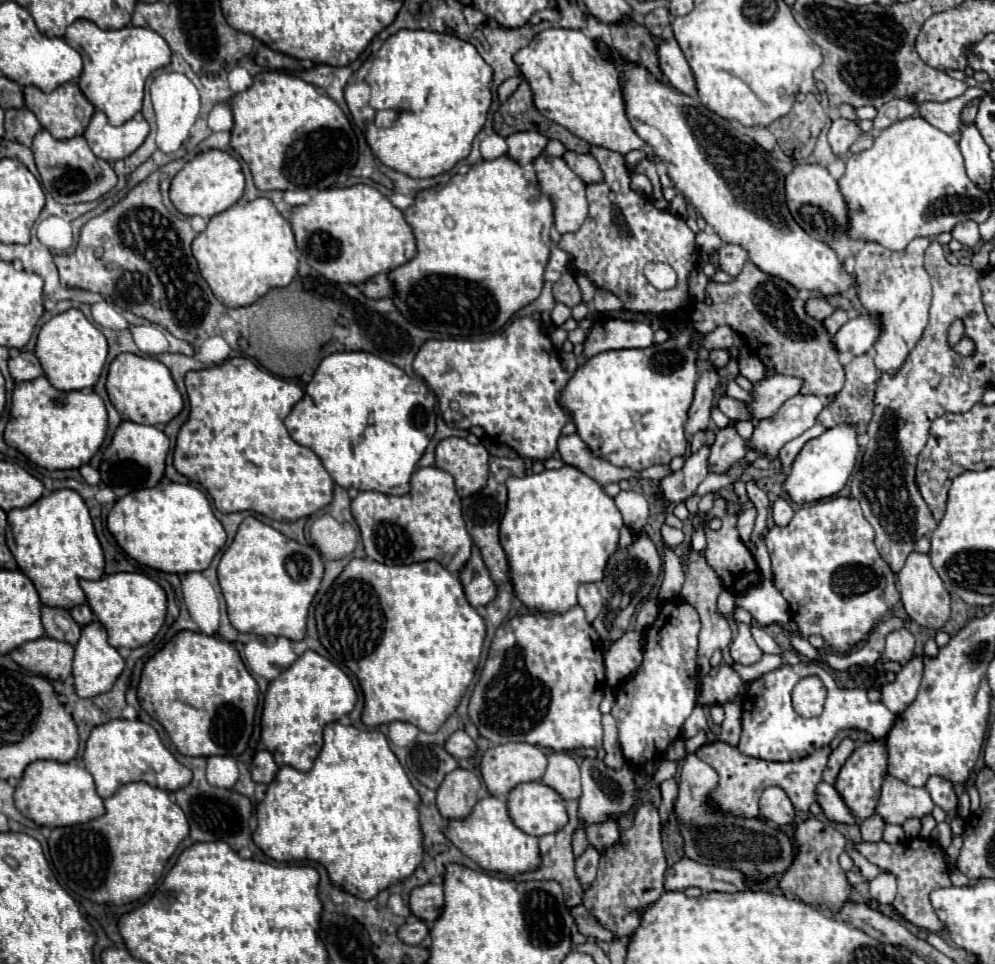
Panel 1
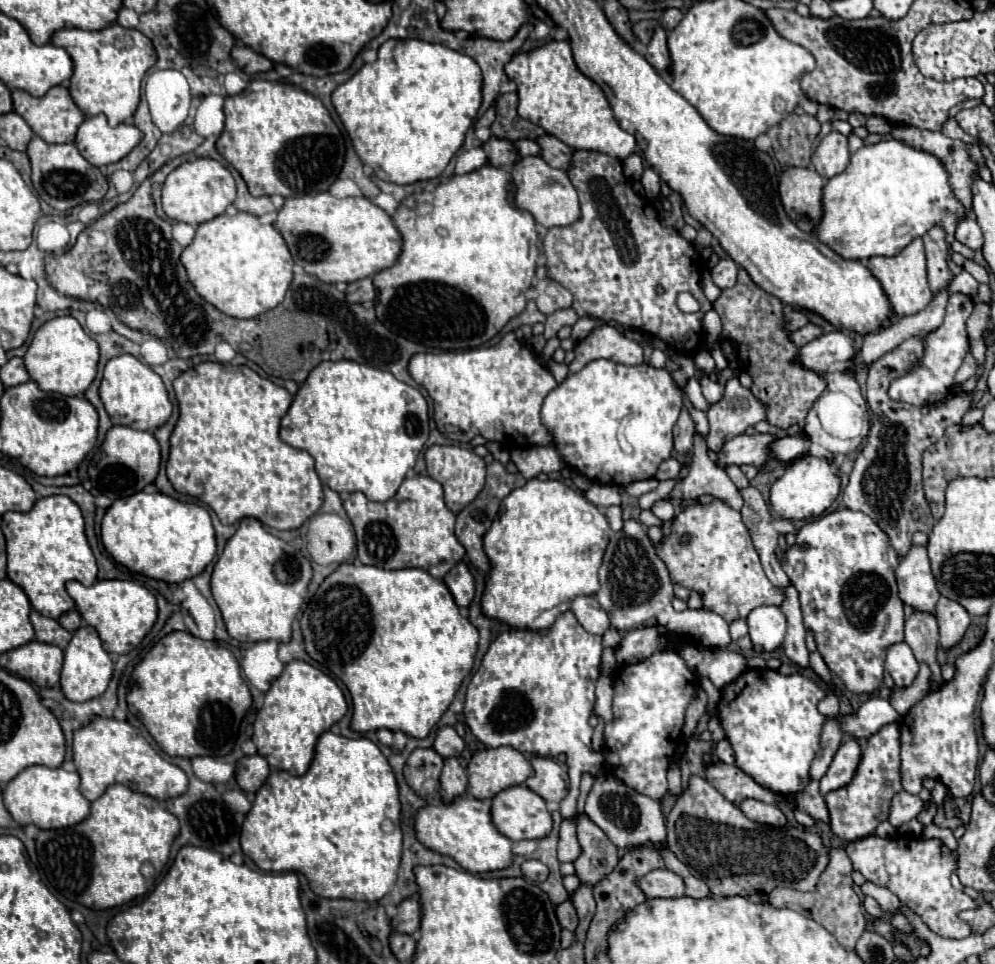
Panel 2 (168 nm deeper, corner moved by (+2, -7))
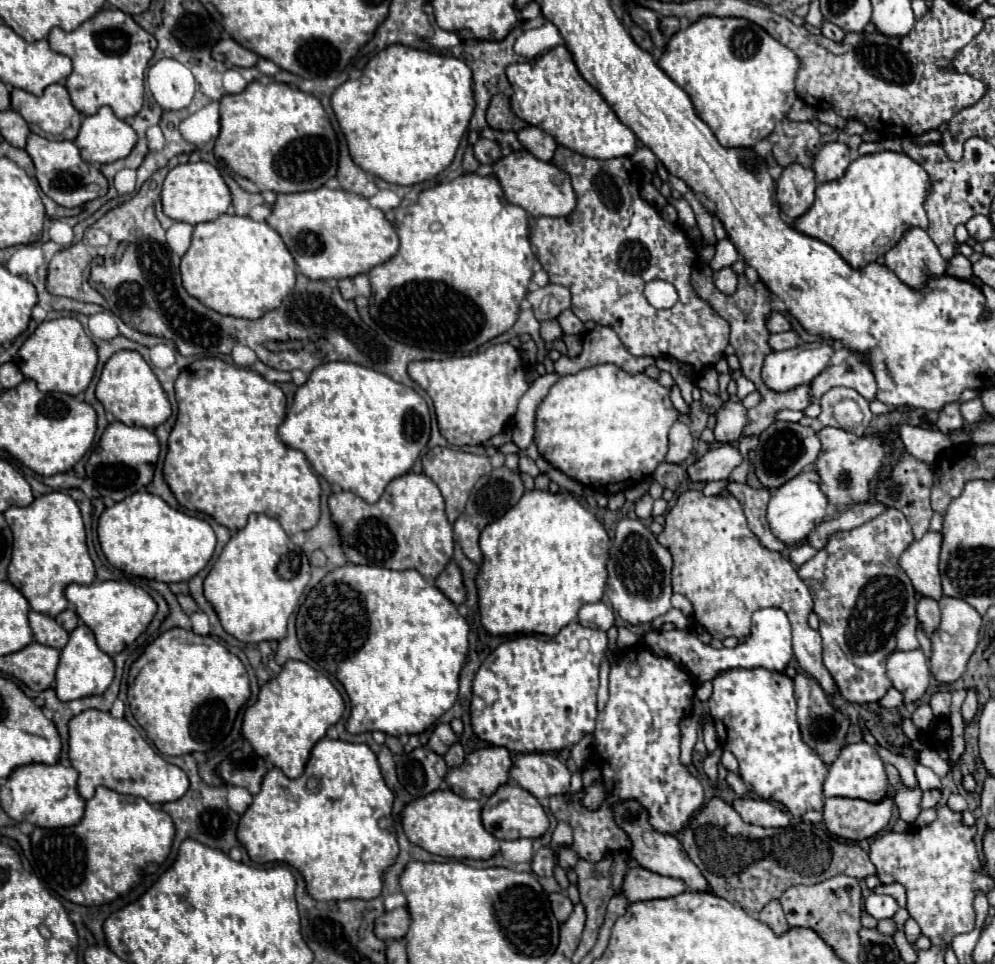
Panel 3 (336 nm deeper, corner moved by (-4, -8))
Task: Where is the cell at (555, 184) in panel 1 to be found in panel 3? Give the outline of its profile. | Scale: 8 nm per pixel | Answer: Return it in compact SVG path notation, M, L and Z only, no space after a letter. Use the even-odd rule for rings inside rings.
M512 151L492 163L492 175L498 179L504 197L512 205L520 205L532 217L566 217L576 207L576 195L570 177L552 163L536 159L530 151Z

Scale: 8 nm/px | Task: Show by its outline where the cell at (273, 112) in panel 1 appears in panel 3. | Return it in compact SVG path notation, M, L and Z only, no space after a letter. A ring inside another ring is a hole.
M252 81L242 93L220 99L220 135L214 155L236 173L244 191L298 193L322 187L336 175L338 141L320 101L286 83Z

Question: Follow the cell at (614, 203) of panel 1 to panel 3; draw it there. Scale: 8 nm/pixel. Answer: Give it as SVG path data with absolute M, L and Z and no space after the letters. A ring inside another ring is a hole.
M558 145L550 163L562 167L562 171L570 175L576 193L576 207L566 217L534 217L534 227L530 227L530 243L536 247L538 261L548 273L548 279L570 289L570 309L574 311L574 315L582 321L592 319L598 325L612 327L632 355L670 355L676 361L690 365L694 373L702 373L704 369L716 365L724 357L730 327L724 319L720 319L720 315L716 315L716 311L708 303L704 303L692 291L692 287L688 287L692 265L696 261L696 253L690 245L690 239L680 229L680 225L664 221L658 209L652 207L646 199L642 199L640 185L636 177L632 177L636 175L632 161L628 157L598 161ZM652 279L668 281L678 289L678 301L674 307L654 309L646 301L644 285Z

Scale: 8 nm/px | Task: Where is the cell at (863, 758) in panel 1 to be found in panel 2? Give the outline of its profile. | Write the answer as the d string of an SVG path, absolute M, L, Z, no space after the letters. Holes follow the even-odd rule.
M888 724L880 732L876 732L874 736L868 738L868 744L862 750L862 758L860 758L860 764L856 768L852 782L838 790L832 790L824 796L828 810L830 810L830 818L832 818L830 826L836 836L840 836L842 840L848 840L848 842L870 836L870 834L874 834L876 826L888 816L890 798L902 790L898 754L900 754L898 724Z

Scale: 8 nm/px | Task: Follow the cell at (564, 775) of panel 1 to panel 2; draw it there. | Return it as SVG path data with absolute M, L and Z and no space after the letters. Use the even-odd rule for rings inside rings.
M534 756L532 766L536 774L526 780L526 786L540 794L546 802L562 802L570 790L568 772L552 758L542 756Z

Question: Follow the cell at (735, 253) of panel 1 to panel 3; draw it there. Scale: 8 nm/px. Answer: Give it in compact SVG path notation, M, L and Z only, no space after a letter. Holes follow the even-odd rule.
M724 267L720 271L714 273L714 285L720 293L724 295L732 295L736 291L736 285L738 285L738 277L736 273L730 269L730 267Z

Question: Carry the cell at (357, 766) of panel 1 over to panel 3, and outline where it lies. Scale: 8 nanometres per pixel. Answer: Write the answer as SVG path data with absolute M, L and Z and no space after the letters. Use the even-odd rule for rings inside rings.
M322 737L310 751L304 773L298 779L288 779L280 769L270 769L260 793L254 795L250 807L240 817L236 837L258 865L286 863L298 869L306 881L306 891L318 901L336 899L374 899L382 893L382 873L398 855L398 841L392 827L382 829L380 819L392 815L394 795L386 787L374 751L364 743L332 741Z

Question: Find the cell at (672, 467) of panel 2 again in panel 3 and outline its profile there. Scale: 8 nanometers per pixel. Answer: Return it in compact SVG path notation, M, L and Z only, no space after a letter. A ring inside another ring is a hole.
M660 463L656 467L656 471L652 473L652 479L656 479L662 487L666 489L678 489L678 485L682 483L682 479L686 479L686 471L680 465L672 465L672 463Z

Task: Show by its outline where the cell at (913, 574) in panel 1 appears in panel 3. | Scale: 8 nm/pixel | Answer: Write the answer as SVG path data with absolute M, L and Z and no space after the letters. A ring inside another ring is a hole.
M928 531L922 539L916 539L908 545L908 549L900 557L900 567L910 577L914 589L932 599L942 597L940 571L938 571L938 555L942 545L942 533Z

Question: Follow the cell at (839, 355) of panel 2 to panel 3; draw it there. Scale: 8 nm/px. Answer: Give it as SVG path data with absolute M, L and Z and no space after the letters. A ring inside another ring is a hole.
M798 343L786 351L772 351L764 359L762 379L776 391L792 391L800 385L808 385L820 371L826 369L834 349L826 343Z

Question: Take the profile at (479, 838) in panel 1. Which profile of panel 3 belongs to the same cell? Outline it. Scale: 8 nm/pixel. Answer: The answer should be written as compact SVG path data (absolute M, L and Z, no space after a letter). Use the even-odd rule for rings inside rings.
M450 789L432 791L410 801L402 811L402 829L406 837L426 851L454 859L490 859L498 853L498 839L490 835L480 821L480 803L464 799Z

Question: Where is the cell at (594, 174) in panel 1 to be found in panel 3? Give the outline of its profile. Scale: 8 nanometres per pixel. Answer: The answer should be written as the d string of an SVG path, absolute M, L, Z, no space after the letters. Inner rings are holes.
M528 125L528 127L520 129L516 135L518 135L518 141L522 143L522 147L526 151L530 151L534 157L538 157L542 161L552 159L554 151L556 151L556 141L550 135L546 135L542 129Z

